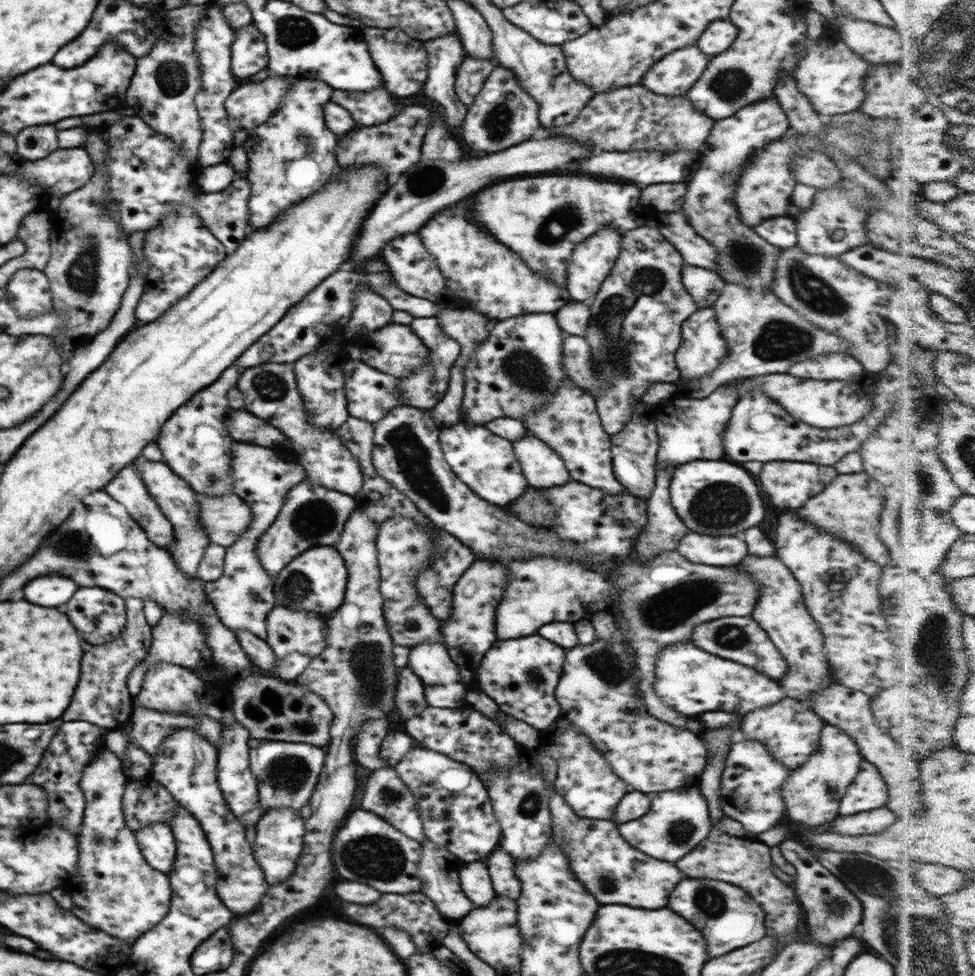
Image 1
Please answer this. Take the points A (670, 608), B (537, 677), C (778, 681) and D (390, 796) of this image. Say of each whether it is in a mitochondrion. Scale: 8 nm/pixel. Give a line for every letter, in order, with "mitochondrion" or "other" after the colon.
A: mitochondrion
B: mitochondrion
C: other
D: mitochondrion

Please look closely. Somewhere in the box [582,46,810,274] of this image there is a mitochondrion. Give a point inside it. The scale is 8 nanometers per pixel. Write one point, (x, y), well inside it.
(732, 84)

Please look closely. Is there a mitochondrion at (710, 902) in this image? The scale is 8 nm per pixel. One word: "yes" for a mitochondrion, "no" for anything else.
yes

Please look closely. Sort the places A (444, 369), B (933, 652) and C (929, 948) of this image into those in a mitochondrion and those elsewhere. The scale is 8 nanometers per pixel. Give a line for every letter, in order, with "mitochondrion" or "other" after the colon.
A: other
B: mitochondrion
C: mitochondrion

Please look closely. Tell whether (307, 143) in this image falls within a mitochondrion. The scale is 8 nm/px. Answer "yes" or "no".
yes

